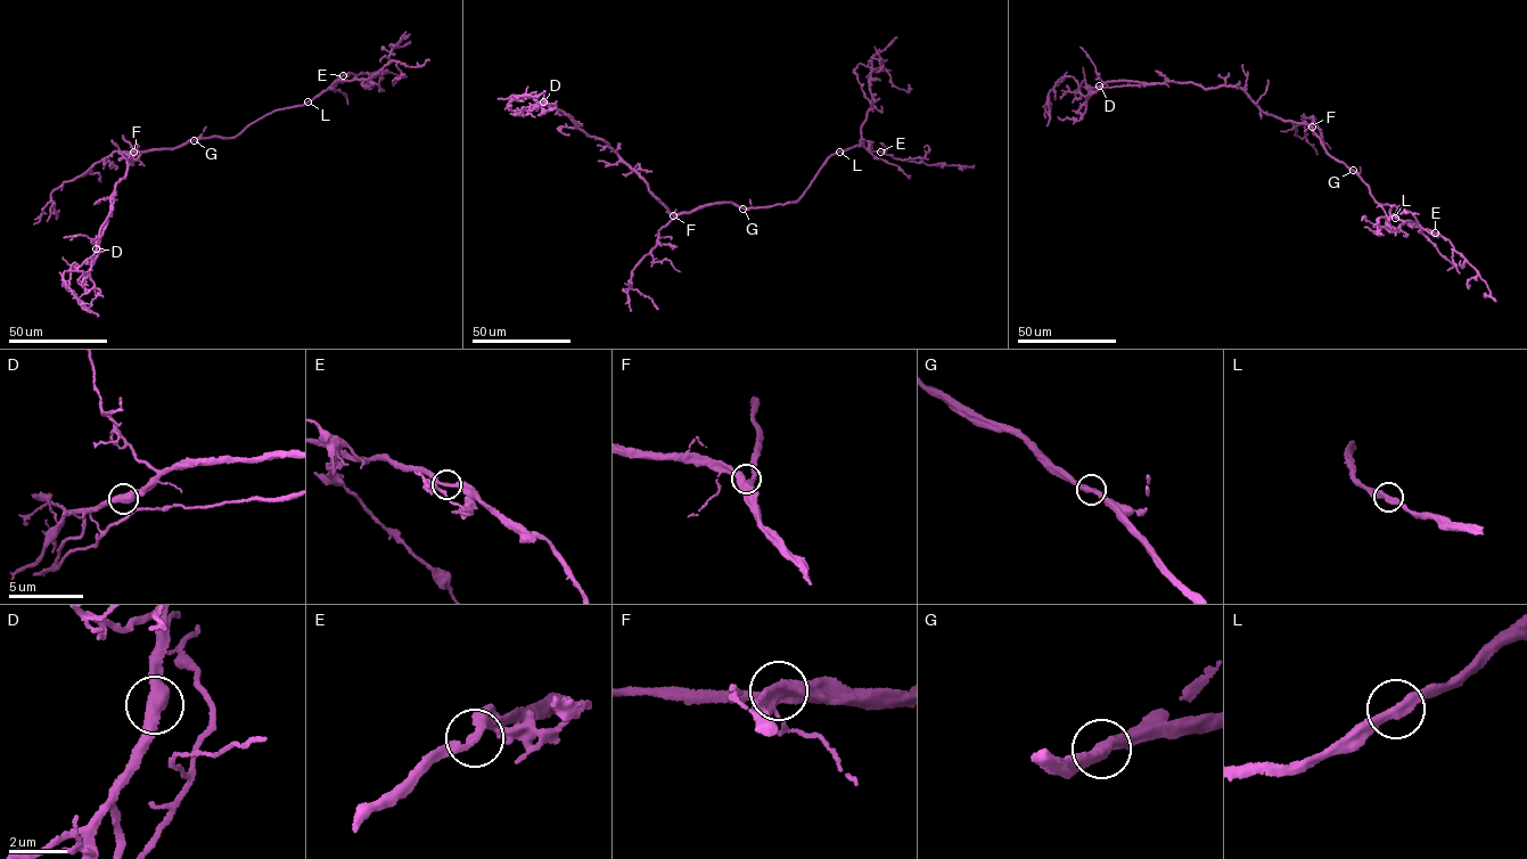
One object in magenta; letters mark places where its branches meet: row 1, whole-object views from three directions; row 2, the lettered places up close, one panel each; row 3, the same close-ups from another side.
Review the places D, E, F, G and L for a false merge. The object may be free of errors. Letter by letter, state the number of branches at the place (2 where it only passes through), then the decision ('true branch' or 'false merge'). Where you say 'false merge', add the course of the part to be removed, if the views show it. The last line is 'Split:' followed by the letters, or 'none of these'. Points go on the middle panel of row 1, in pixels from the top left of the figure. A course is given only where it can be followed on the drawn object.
D: branches 2; true branch
E: branches 2; true branch
F: branches 3; true branch
G: branches 2; true branch
L: branches 2; true branch
Split: none of these

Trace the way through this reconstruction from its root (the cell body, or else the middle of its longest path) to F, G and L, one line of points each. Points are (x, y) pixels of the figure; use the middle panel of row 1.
F: (697, 209), (673, 215)
G: (697, 209), (724, 202), (743, 209)
L: (697, 209), (724, 202), (746, 209), (798, 201), (828, 157), (839, 152)

